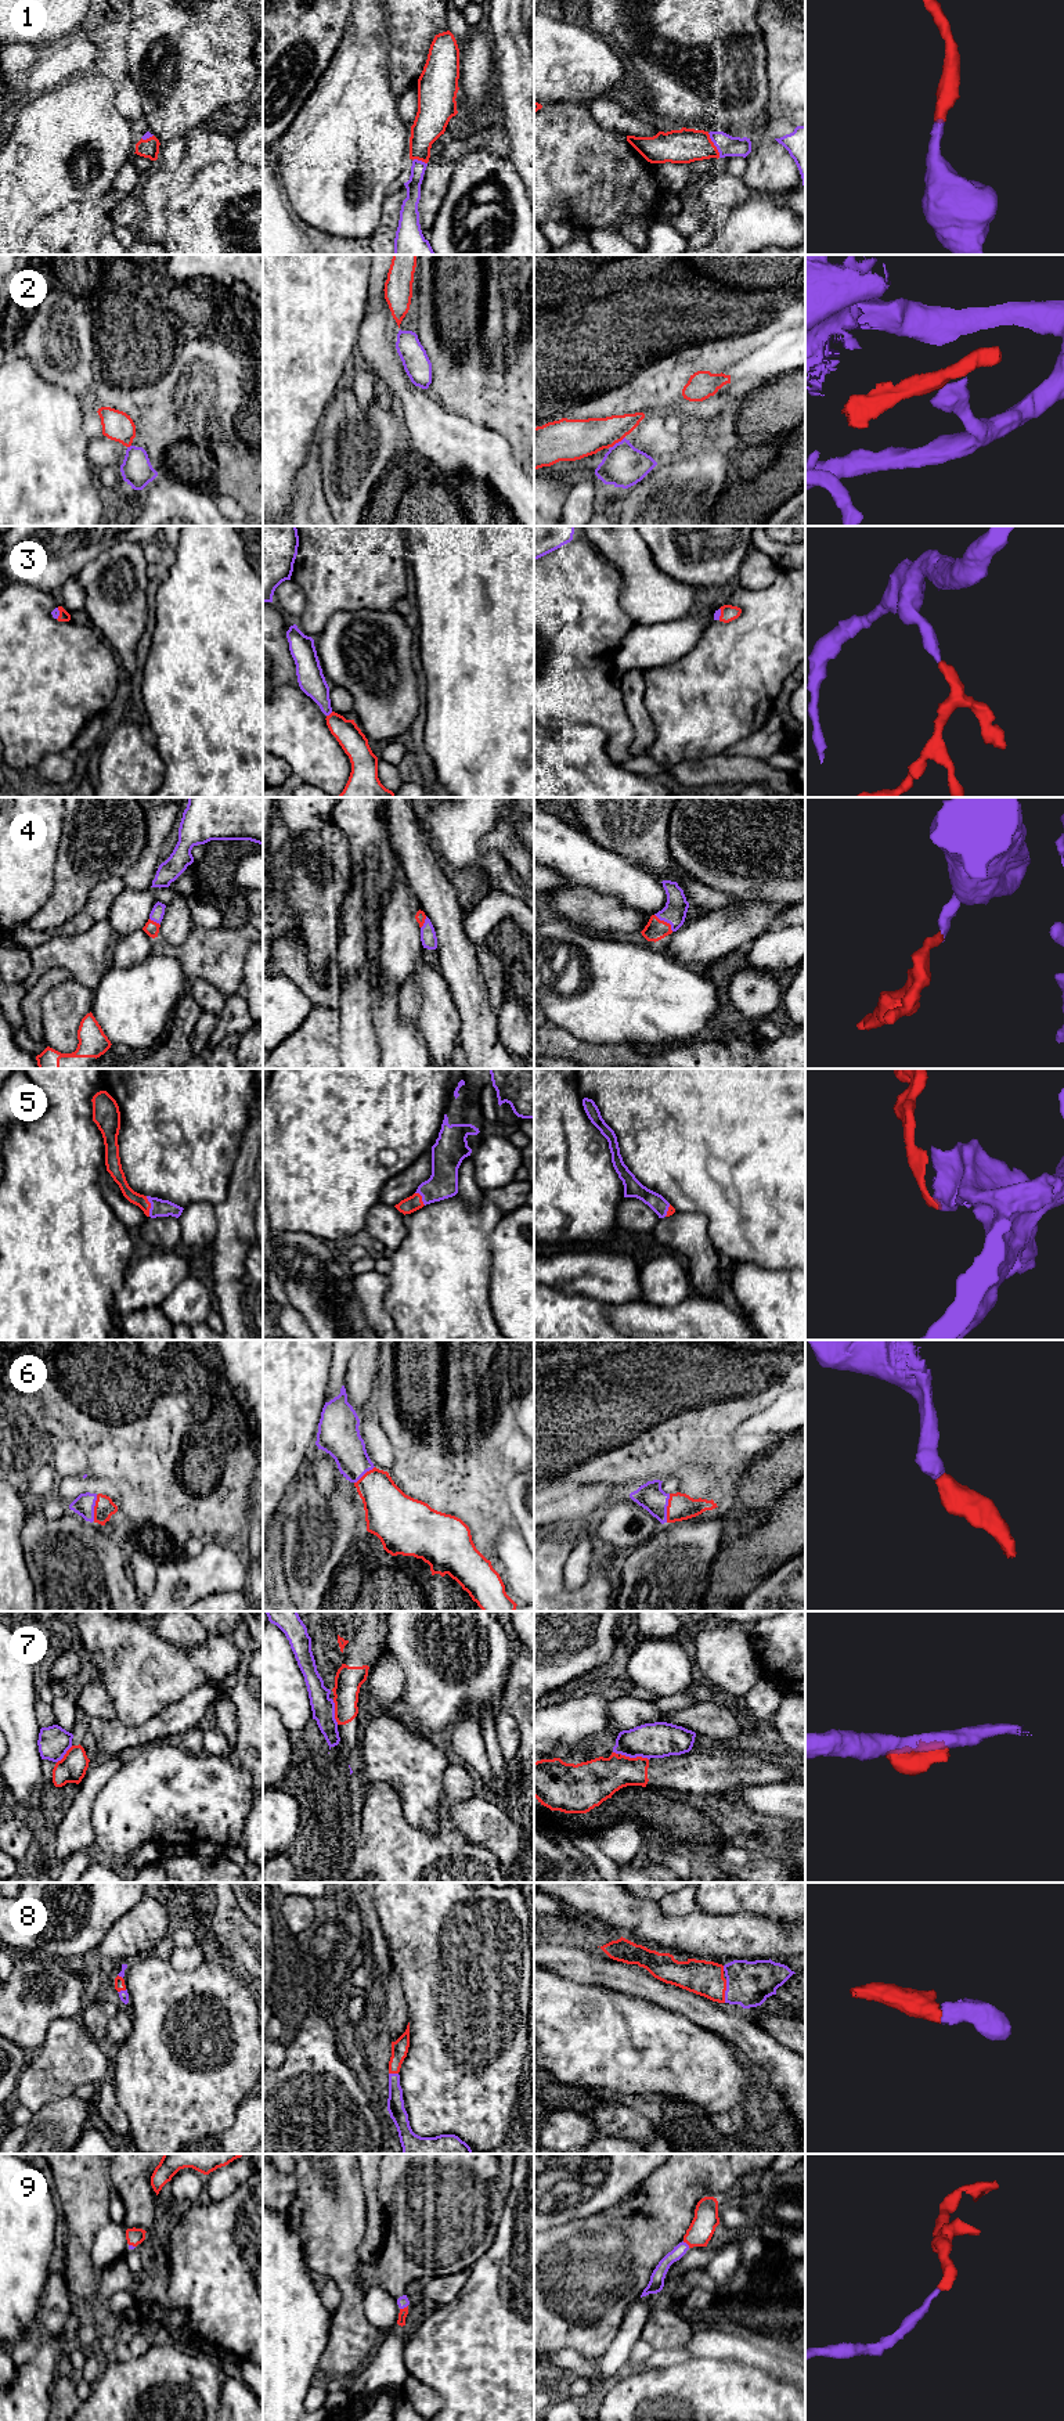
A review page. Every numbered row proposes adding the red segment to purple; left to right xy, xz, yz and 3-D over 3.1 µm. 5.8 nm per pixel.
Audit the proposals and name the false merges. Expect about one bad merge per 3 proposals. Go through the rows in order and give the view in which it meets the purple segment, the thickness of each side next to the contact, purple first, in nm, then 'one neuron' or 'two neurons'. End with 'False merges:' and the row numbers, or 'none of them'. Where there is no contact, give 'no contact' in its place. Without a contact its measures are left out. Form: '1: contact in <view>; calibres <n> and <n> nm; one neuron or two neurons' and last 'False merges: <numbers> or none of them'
1: contact in yz; calibres 120 and 200 nm; one neuron
2: contact in yz; calibres 240 and 220 nm; two neurons
3: contact in xz; calibres 160 and 150 nm; one neuron
4: contact in yz; calibres 140 and 120 nm; one neuron
5: contact in xy; calibres 100 and 70 nm; one neuron
6: contact in yz; calibres 160 and 160 nm; one neuron
7: contact in yz; calibres 200 and 240 nm; two neurons
8: contact in yz; calibres 260 and 200 nm; one neuron
9: contact in xz; calibres 70 and 50 nm; one neuron
False merges: 2, 7

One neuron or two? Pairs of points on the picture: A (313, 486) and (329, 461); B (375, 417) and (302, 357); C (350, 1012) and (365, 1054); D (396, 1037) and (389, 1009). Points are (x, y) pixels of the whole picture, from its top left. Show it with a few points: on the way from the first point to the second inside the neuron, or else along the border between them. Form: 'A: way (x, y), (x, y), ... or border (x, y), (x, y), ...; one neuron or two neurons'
A: border (318, 442), (320, 482), (328, 505); two neurons
B: border (345, 381), (325, 409), (324, 415); two neurons
C: way (357, 1022), (359, 1044); one neuron
D: way (392, 1030), (389, 1016); one neuron

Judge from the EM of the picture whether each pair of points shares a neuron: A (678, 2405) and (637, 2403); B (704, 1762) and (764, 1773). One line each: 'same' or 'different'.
A: same
B: same

